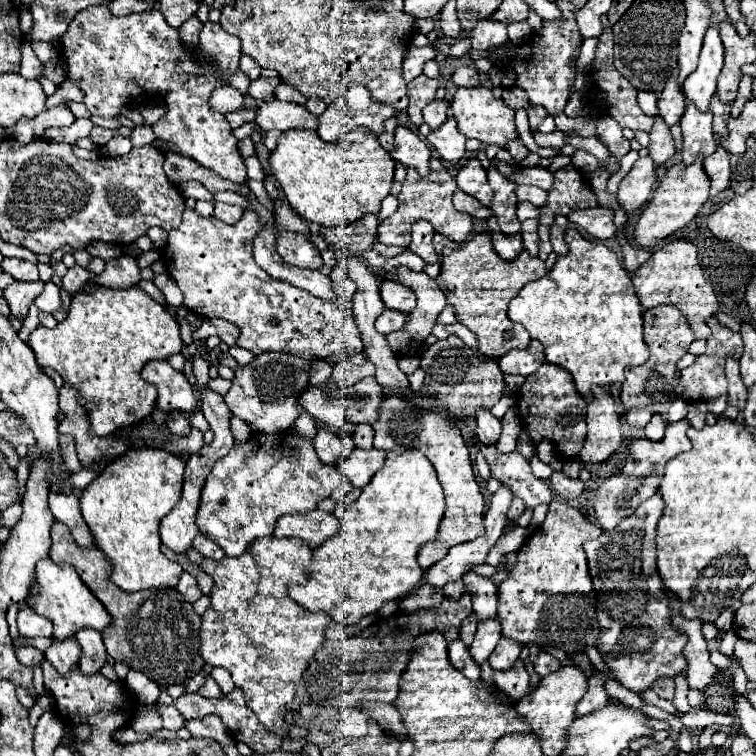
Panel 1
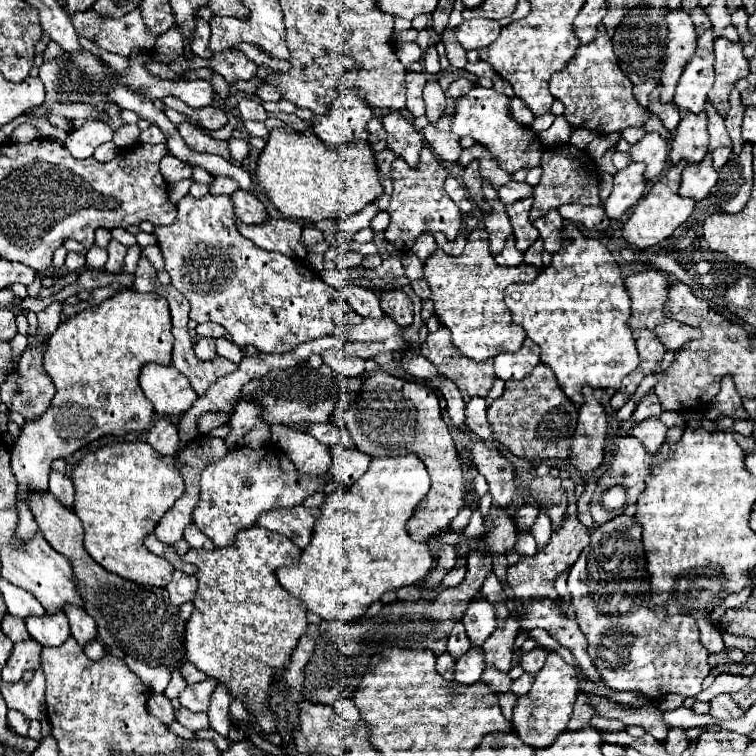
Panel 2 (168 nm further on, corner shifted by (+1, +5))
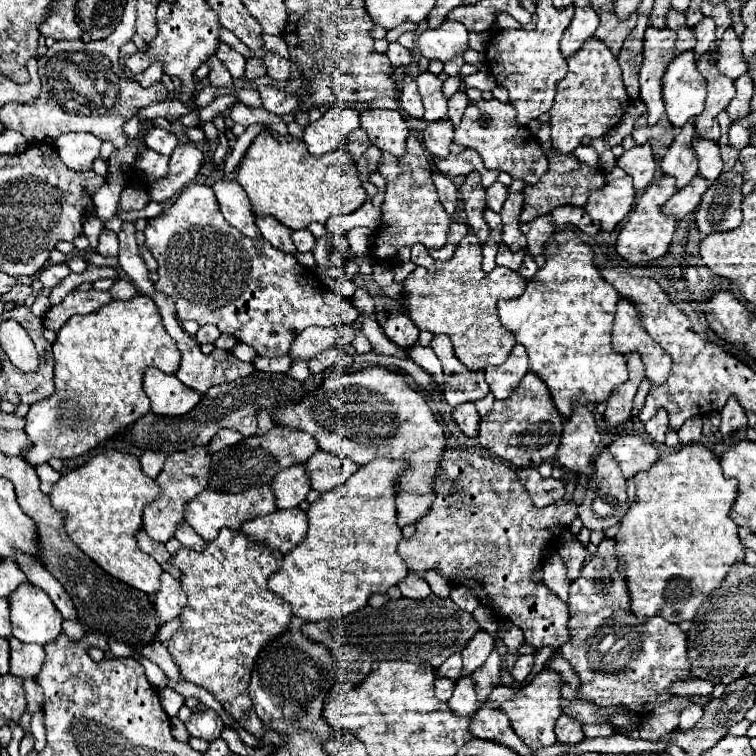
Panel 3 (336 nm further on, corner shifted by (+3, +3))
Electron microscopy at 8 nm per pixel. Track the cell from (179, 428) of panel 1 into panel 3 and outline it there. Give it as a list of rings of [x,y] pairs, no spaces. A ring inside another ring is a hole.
[[[145,451],[145,455],[141,457],[141,469],[147,477],[155,479],[163,467],[163,461],[165,461],[165,453],[161,451]]]

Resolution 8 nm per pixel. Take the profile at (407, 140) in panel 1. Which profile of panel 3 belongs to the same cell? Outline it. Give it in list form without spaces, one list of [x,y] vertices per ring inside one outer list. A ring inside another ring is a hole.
[[[365,109],[359,115],[361,129],[369,135],[369,141],[383,153],[403,155],[405,139],[409,135],[407,123],[399,111],[385,109]]]

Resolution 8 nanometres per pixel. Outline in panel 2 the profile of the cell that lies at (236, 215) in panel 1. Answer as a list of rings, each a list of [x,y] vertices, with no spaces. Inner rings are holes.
[[[235,191],[231,195],[231,203],[233,203],[233,211],[235,211],[235,217],[247,225],[251,223],[263,223],[269,215],[265,211],[265,205],[251,193],[247,191]]]

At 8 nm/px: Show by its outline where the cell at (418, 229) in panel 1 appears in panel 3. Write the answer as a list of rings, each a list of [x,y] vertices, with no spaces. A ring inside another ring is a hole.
[[[413,245],[411,247],[411,261],[415,265],[427,267],[427,271],[435,271],[435,261],[433,261],[433,257],[429,255],[429,251],[423,245]]]

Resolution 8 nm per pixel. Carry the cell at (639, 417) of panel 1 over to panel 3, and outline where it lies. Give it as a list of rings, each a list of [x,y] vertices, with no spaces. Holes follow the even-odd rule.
[[[659,409],[655,417],[651,417],[645,423],[645,431],[647,435],[655,441],[655,443],[665,443],[665,433],[667,433],[667,411]]]

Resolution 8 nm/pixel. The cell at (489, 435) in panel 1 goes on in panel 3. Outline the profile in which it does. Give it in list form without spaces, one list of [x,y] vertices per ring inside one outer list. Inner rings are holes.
[[[463,403],[459,407],[453,409],[451,413],[453,421],[459,425],[459,429],[467,435],[467,437],[477,437],[477,429],[479,429],[479,413],[475,411],[473,403]]]

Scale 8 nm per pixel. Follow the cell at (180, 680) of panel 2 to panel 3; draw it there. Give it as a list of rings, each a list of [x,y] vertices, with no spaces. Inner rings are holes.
[[[159,691],[159,699],[161,699],[161,705],[165,709],[165,713],[169,717],[175,717],[177,711],[185,705],[185,697],[181,697],[179,693],[169,693],[169,691]]]

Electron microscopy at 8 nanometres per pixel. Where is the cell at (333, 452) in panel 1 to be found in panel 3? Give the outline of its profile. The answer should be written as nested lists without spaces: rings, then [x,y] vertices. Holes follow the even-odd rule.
[[[303,465],[283,469],[271,483],[275,493],[277,509],[293,509],[297,507],[305,495],[311,491],[307,483],[307,473],[303,473]]]

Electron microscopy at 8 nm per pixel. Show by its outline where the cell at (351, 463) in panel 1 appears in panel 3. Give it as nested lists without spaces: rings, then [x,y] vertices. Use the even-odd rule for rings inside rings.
[[[317,451],[311,455],[311,459],[305,463],[305,471],[309,475],[311,489],[325,493],[333,487],[339,487],[345,483],[355,471],[359,469],[357,463],[331,455],[327,451]]]

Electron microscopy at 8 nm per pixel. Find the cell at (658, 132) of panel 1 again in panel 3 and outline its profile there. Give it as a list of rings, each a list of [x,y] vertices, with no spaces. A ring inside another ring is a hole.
[[[649,143],[625,151],[623,157],[617,159],[617,165],[633,179],[635,191],[643,191],[651,185],[655,175],[655,157]]]

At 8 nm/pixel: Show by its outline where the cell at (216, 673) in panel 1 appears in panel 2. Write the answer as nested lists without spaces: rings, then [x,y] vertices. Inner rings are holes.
[[[217,683],[207,715],[209,715],[209,727],[223,737],[229,737],[229,731],[233,725],[229,717],[229,703],[231,703],[229,689],[223,683]]]

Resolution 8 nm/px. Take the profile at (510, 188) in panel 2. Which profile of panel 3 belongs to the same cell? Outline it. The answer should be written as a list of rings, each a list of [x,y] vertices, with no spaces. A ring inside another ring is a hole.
[[[499,181],[493,183],[493,185],[487,189],[487,207],[489,207],[491,211],[499,213],[501,207],[503,207],[503,199],[507,199],[507,195],[509,195],[509,191],[507,191],[505,185],[501,185]]]

